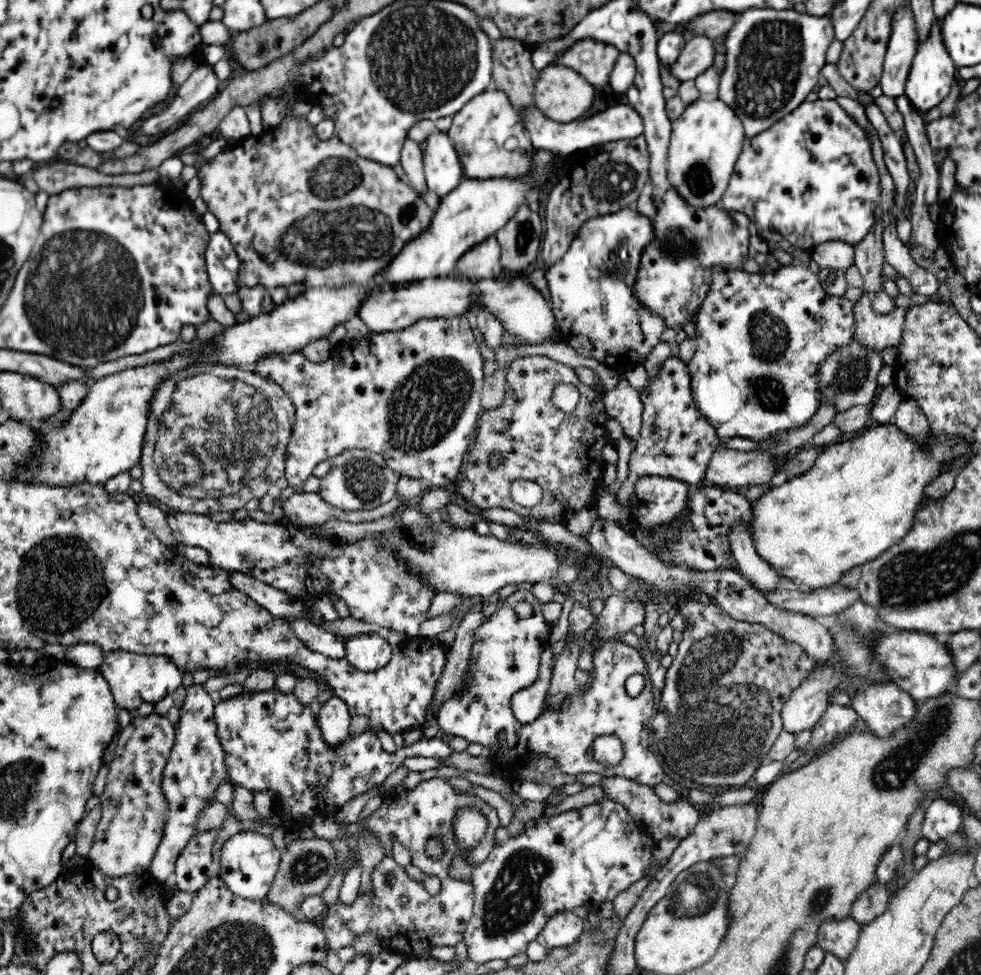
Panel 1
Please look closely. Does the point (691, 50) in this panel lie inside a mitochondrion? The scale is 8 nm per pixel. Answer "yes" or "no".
no

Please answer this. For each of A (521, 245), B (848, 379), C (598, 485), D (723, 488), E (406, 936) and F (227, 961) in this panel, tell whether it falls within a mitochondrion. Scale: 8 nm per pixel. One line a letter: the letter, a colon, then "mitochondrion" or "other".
A: mitochondrion
B: mitochondrion
C: other
D: other
E: other
F: mitochondrion

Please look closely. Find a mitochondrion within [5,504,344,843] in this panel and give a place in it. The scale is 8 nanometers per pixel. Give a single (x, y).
(61, 584)

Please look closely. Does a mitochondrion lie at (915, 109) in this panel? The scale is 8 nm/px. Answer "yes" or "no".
no

